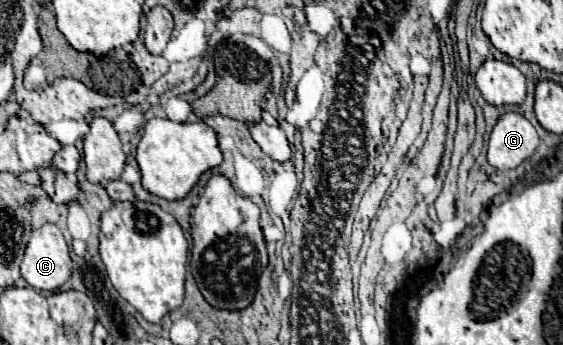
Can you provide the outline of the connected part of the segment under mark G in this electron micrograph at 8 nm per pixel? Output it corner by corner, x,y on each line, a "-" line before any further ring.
504,113
490,133
488,163
500,171
516,169
534,155
538,135
532,123
520,113

